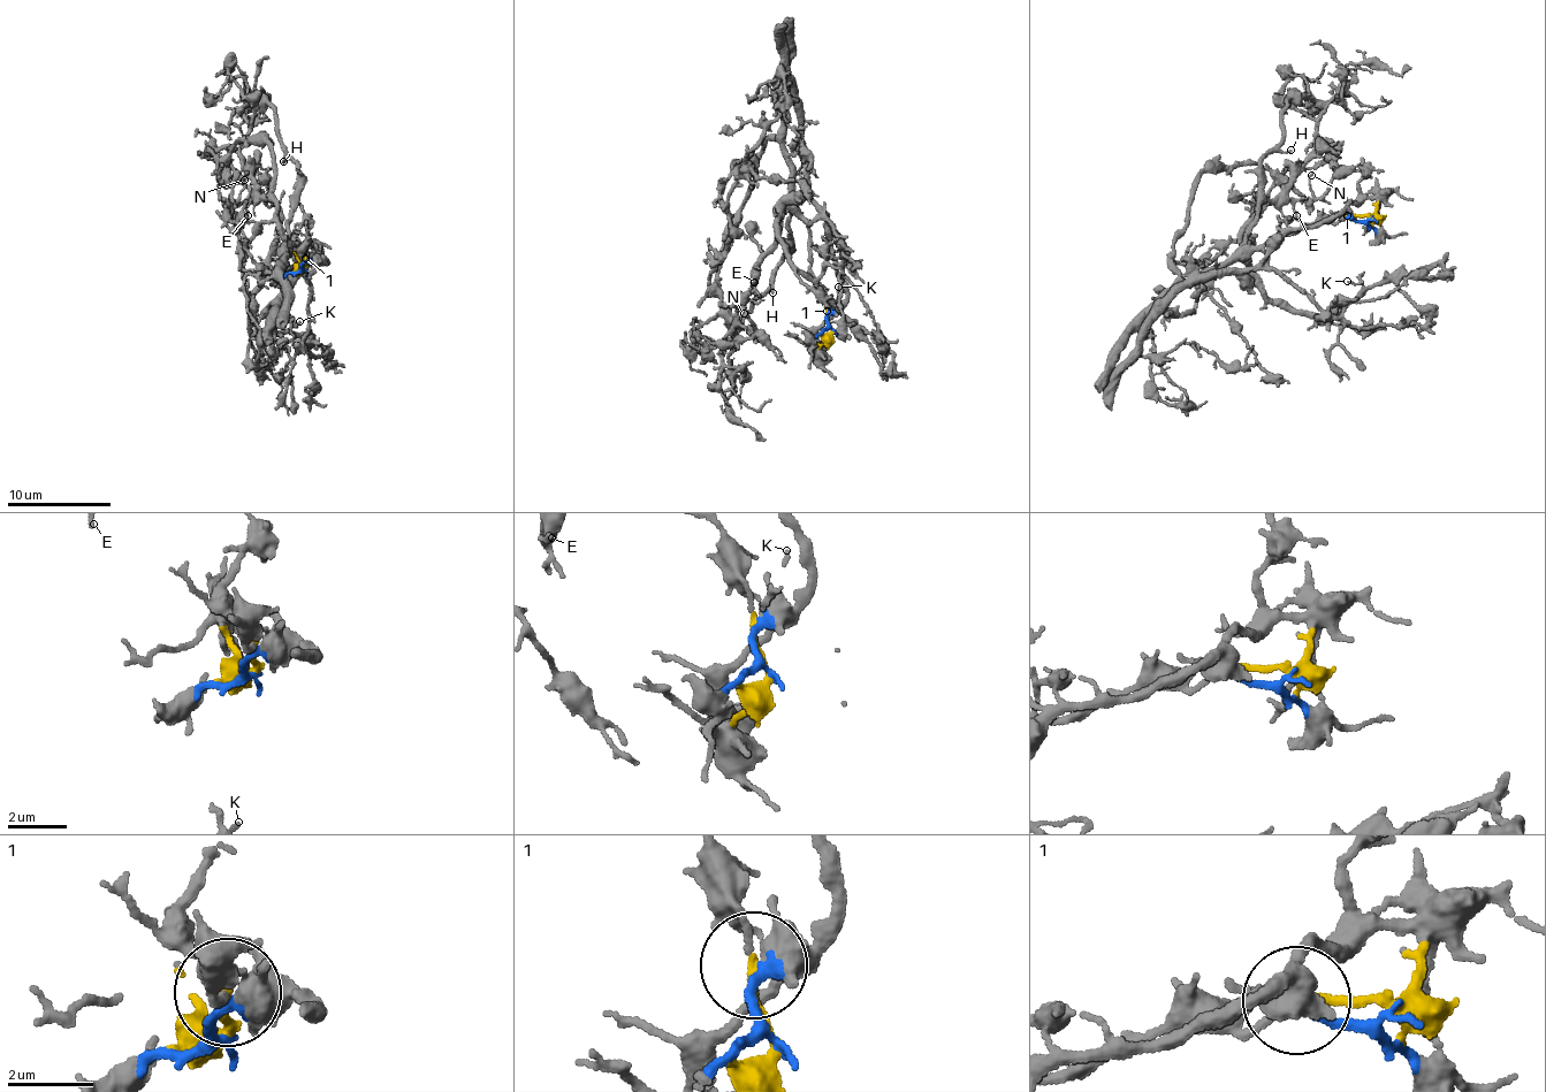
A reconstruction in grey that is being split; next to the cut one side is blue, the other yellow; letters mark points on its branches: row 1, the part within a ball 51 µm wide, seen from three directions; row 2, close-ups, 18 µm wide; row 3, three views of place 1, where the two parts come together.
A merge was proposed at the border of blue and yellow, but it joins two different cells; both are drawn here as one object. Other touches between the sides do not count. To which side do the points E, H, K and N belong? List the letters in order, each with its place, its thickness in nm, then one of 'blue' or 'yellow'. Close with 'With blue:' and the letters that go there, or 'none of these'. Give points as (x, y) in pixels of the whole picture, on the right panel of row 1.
E: at (1296, 215); 110 nm thick; blue
H: at (1291, 150); 100 nm thick; yellow
K: at (1347, 281); 120 nm thick; blue
N: at (1311, 175); 90 nm thick; yellow
With blue: E, K

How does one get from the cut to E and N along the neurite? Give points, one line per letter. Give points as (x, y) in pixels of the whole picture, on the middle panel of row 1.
E: (832, 331), (828, 313), (847, 289), (834, 234), (806, 198), (792, 198), (777, 213), (775, 243), (755, 281)
N: (832, 331), (781, 142), (760, 149), (721, 251), (723, 304), (744, 313)

